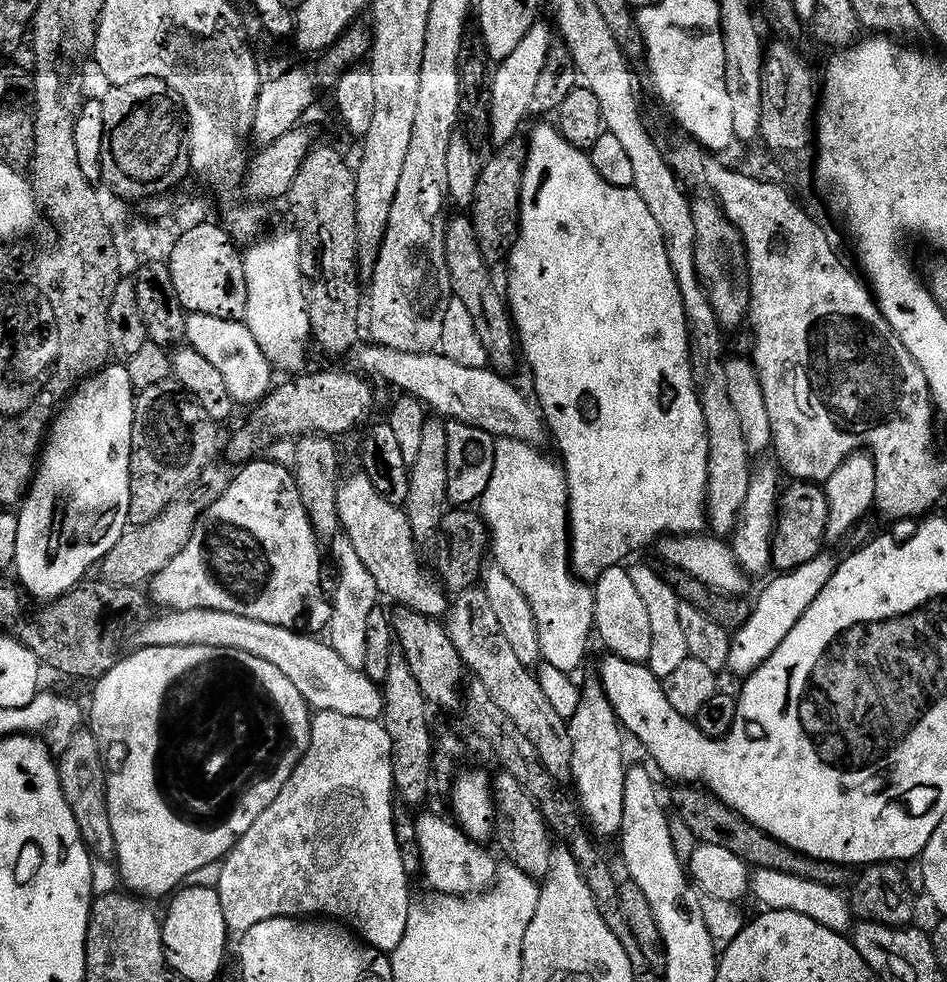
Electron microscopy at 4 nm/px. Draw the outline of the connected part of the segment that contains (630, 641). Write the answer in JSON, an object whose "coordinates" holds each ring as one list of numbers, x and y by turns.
{"coordinates":[[617,566,606,570,594,581,596,601,594,602,595,635,600,636,602,643,608,647,611,655,629,660,635,664,643,664,650,658,650,617,646,614,646,606,638,594,634,582,630,582,628,568]]}

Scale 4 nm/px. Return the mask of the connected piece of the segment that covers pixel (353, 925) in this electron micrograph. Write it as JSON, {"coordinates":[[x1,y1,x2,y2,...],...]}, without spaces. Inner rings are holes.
{"coordinates":[[316,712,312,718,312,740,305,748,300,764,293,770,293,774,282,786,282,794,274,798,270,810,246,830,243,838,236,847,228,853,226,859,219,865,220,881,214,884,216,892,222,902,222,914,226,914,226,926,229,933,243,934,254,930,258,922,266,922,274,918,331,918,336,922,343,922,367,947,376,948,385,954,391,952,402,942,402,934,406,934,406,922,414,903,413,897,408,897,410,878,402,868,399,846,395,837,394,814,392,804,394,789,392,787,392,743,390,734,384,729,380,720,366,718,350,718,346,714,333,712]]}

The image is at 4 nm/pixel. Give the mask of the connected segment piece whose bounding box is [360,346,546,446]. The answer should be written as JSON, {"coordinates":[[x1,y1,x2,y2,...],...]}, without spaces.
{"coordinates":[[379,346,371,347,365,350,364,357,360,360,361,366,365,368,363,371,373,372,384,380,392,380,394,387,401,388,401,393,423,402,429,409,432,407,437,417,448,422,474,426,478,430,489,432,494,438,520,440,529,446,539,445,539,440,546,436,541,413,534,407,533,401,528,401,511,384,511,379,491,368,458,366,436,352,406,354,391,352,390,349]]}

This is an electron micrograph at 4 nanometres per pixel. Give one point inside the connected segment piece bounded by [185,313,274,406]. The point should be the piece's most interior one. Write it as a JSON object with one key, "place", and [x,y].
{"place":[228,345]}

